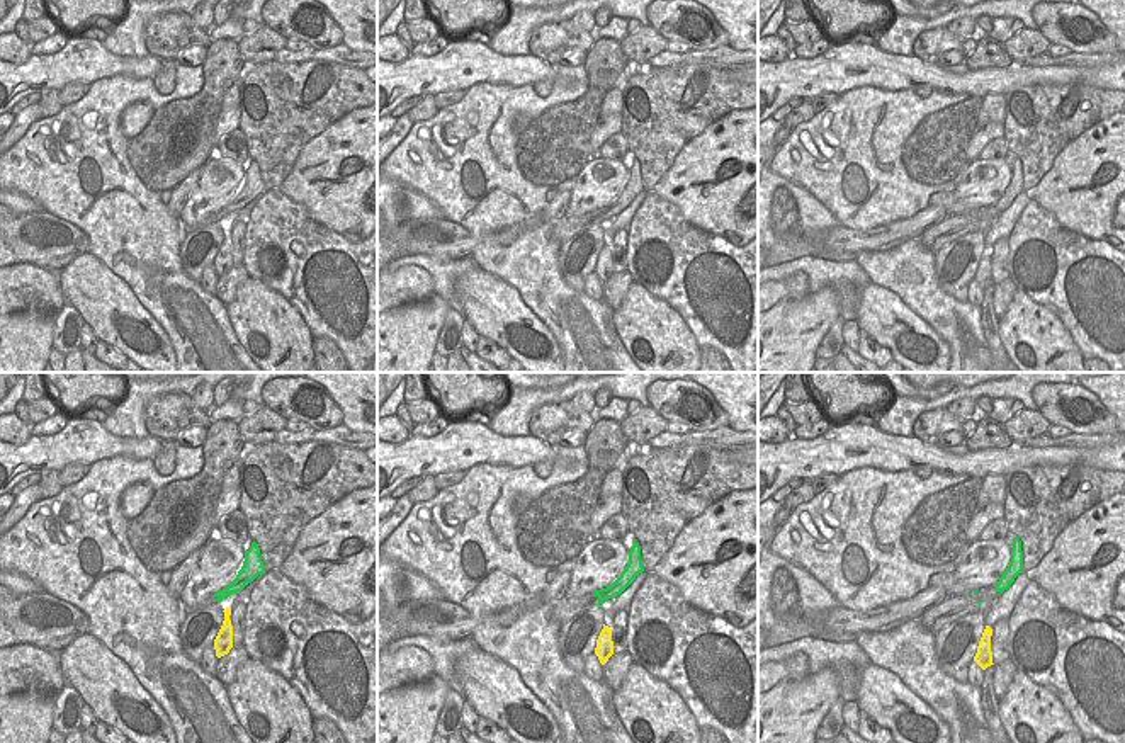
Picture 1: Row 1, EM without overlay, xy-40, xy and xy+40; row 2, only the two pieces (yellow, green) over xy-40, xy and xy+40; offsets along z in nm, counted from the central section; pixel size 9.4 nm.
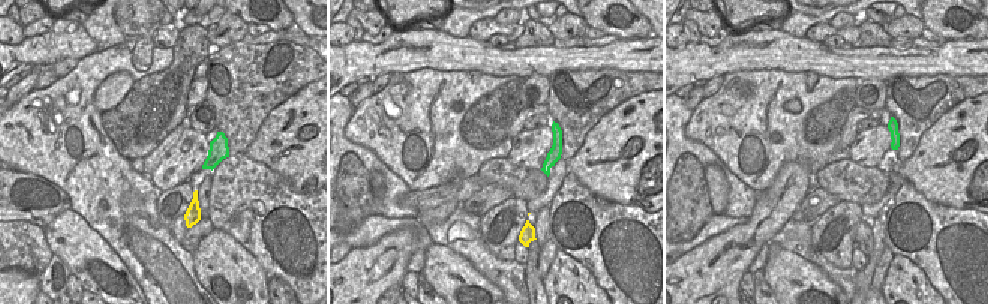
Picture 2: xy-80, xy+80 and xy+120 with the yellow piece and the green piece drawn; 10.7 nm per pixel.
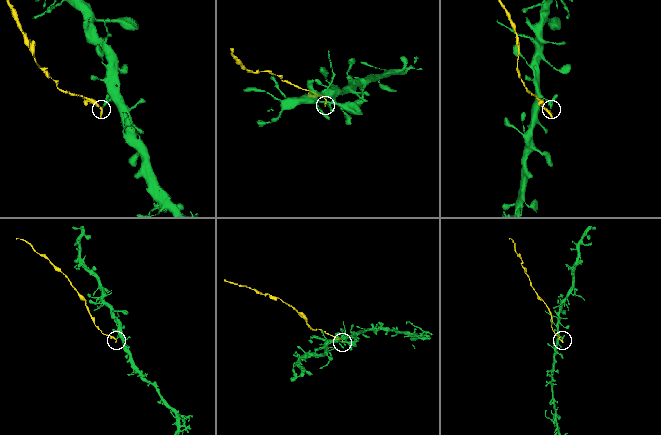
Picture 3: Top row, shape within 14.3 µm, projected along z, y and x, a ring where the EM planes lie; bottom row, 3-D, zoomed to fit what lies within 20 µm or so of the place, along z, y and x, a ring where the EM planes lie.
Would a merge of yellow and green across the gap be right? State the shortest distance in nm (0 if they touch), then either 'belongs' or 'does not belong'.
90 nm | does not belong

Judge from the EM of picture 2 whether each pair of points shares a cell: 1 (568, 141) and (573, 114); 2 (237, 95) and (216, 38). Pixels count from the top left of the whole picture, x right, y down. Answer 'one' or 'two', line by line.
1: one
2: two

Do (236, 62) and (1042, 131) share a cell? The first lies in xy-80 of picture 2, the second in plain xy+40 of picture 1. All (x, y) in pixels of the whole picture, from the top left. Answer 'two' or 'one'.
one

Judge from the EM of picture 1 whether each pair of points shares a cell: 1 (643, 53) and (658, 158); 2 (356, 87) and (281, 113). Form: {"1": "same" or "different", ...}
{"1": "different", "2": "same"}

